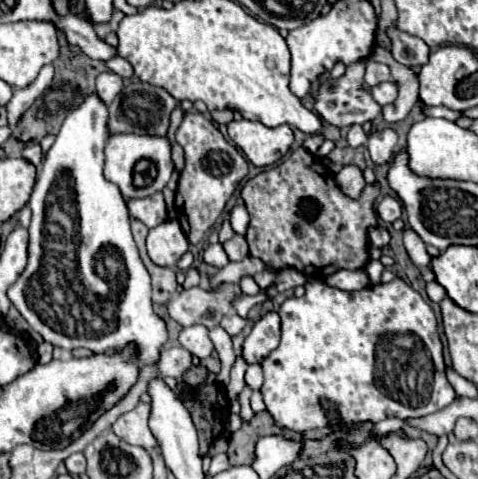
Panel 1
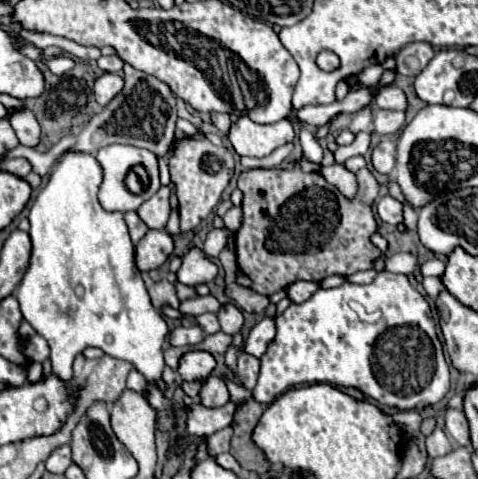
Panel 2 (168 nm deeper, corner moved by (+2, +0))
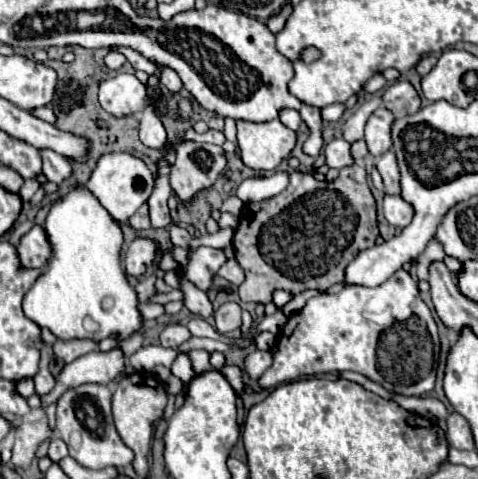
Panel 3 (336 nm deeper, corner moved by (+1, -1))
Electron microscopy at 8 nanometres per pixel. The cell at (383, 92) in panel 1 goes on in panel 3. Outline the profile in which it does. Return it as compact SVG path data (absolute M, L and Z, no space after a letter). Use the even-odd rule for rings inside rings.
M398 80L394 84L390 84L384 94L382 94L384 106L398 118L398 116L408 116L420 110L422 102L418 92L414 90L414 86L406 80Z

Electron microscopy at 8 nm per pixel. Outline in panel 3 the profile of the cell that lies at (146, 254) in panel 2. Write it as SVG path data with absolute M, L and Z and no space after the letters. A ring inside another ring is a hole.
M136 238L124 252L124 266L128 276L142 276L156 260L156 246L152 240Z

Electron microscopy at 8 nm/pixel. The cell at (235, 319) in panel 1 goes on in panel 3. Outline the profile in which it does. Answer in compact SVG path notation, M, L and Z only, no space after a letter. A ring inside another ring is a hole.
M226 302L222 304L216 312L214 312L214 318L216 318L216 330L220 334L228 334L236 328L240 328L242 320L240 320L240 306L236 302Z

